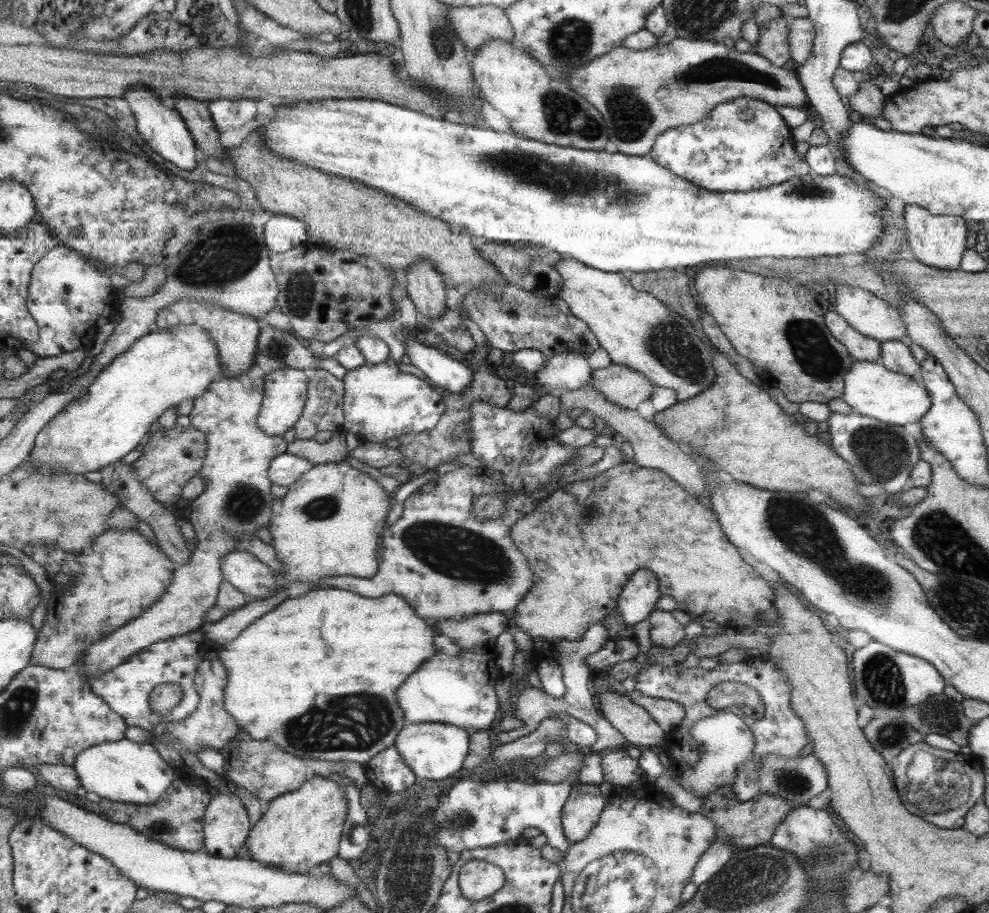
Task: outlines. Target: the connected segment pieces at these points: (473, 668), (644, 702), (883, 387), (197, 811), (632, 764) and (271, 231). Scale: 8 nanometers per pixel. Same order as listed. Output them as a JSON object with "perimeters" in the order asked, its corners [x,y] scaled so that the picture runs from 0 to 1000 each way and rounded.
{"perimeters":[[[[466,711],[461,717],[441,713],[431,722],[431,729],[413,743],[402,758],[402,773],[411,782],[412,792],[457,792],[467,797],[481,797],[489,801],[504,780],[502,745],[495,738],[510,738],[502,728],[504,720],[499,715],[483,715]]],[[[645,756],[637,758],[635,762],[645,772],[652,774],[656,782],[668,794],[673,804],[684,797],[694,784],[690,771],[673,765],[659,765],[647,760]]],[[[863,395],[855,410],[854,433],[851,435],[862,450],[905,467],[930,462],[939,451],[942,437],[934,421],[928,421],[920,411],[912,411],[896,404],[892,396]]],[[[184,854],[175,857],[168,865],[166,872],[154,883],[140,883],[140,881],[125,881],[125,892],[123,892],[123,881],[113,878],[113,876],[103,876],[103,885],[107,896],[131,905],[134,909],[145,916],[149,916],[157,922],[162,922],[172,929],[198,933],[207,927],[206,897],[207,888],[214,877],[213,870],[206,861],[198,861],[186,858]]],[[[624,820],[612,823],[608,835],[611,854],[621,861],[639,861],[649,852],[649,840],[645,832],[637,830],[635,824]]],[[[277,234],[267,249],[267,263],[274,277],[286,277],[312,265],[311,250],[297,237]]]]}

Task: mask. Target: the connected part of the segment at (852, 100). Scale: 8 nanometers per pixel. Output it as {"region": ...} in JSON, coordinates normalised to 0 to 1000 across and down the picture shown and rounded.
{"region":[[[881,89],[870,90],[870,97],[855,107],[860,123],[866,123],[872,128],[886,129],[892,127],[892,119],[896,116],[897,105],[891,100],[891,95]]]}

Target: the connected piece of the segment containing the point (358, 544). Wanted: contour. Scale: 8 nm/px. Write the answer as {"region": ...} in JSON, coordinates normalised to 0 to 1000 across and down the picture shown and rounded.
{"region":[[[350,505],[342,507],[331,507],[319,509],[315,515],[301,522],[299,528],[291,533],[291,539],[286,544],[278,544],[276,552],[276,565],[273,568],[273,576],[270,581],[275,585],[275,600],[279,602],[279,611],[285,616],[285,625],[283,630],[291,637],[287,644],[291,644],[293,640],[309,640],[311,646],[323,644],[323,636],[326,633],[334,631],[352,631],[360,634],[374,634],[382,628],[382,613],[380,613],[380,602],[382,602],[382,591],[384,591],[384,583],[390,576],[390,565],[394,559],[394,545],[392,541],[384,535],[384,530],[374,524],[372,518],[365,517],[360,513],[356,513]]]}

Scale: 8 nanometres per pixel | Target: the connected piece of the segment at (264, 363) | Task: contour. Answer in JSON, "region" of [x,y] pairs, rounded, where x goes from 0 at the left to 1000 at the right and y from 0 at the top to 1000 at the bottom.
{"region":[[[269,357],[262,367],[260,390],[255,402],[262,401],[267,410],[286,403],[307,405],[324,403],[324,394],[312,383],[311,377],[299,370],[295,363]]]}

